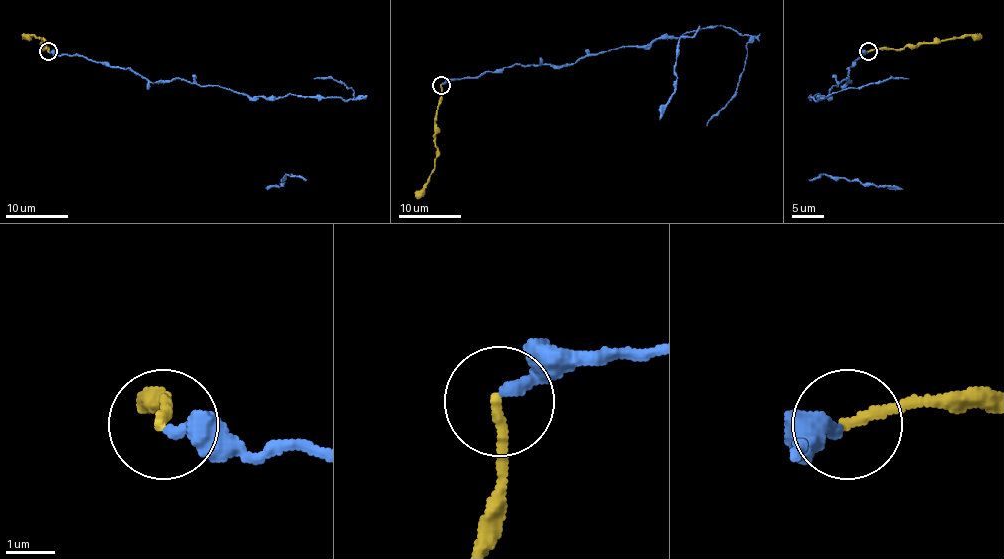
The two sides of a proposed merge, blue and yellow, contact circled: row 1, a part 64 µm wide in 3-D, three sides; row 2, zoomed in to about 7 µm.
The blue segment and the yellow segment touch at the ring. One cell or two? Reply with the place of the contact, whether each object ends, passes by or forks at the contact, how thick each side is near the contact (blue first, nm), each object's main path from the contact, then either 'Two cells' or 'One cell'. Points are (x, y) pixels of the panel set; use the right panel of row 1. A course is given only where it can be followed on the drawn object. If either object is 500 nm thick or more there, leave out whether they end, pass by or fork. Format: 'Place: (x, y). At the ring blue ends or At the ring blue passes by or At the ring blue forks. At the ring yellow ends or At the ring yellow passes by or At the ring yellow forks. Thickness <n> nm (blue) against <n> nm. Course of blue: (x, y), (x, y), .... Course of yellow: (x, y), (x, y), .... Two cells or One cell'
Place: (868, 51). At the ring blue ends. At the ring yellow ends. Thickness 260 nm (blue) against 200 nm. Course of blue: (868, 52), (847, 69), (847, 83), (832, 88), (828, 97), (808, 97), (908, 78). Course of yellow: (868, 52), (982, 34). Two cells

